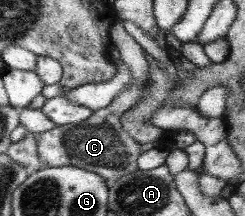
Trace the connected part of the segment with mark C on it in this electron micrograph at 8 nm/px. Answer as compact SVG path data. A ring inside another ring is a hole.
M116 20L110 27L111 42L117 46L121 60L128 67L132 75L132 84L121 92L112 104L93 111L92 116L80 124L56 125L56 128L36 135L37 151L40 160L48 167L76 166L90 172L98 173L108 183L121 176L132 174L138 169L138 157L141 150L139 142L134 140L121 125L121 116L131 108L137 106L147 91L149 81L149 64L143 48L124 28L123 22Z

